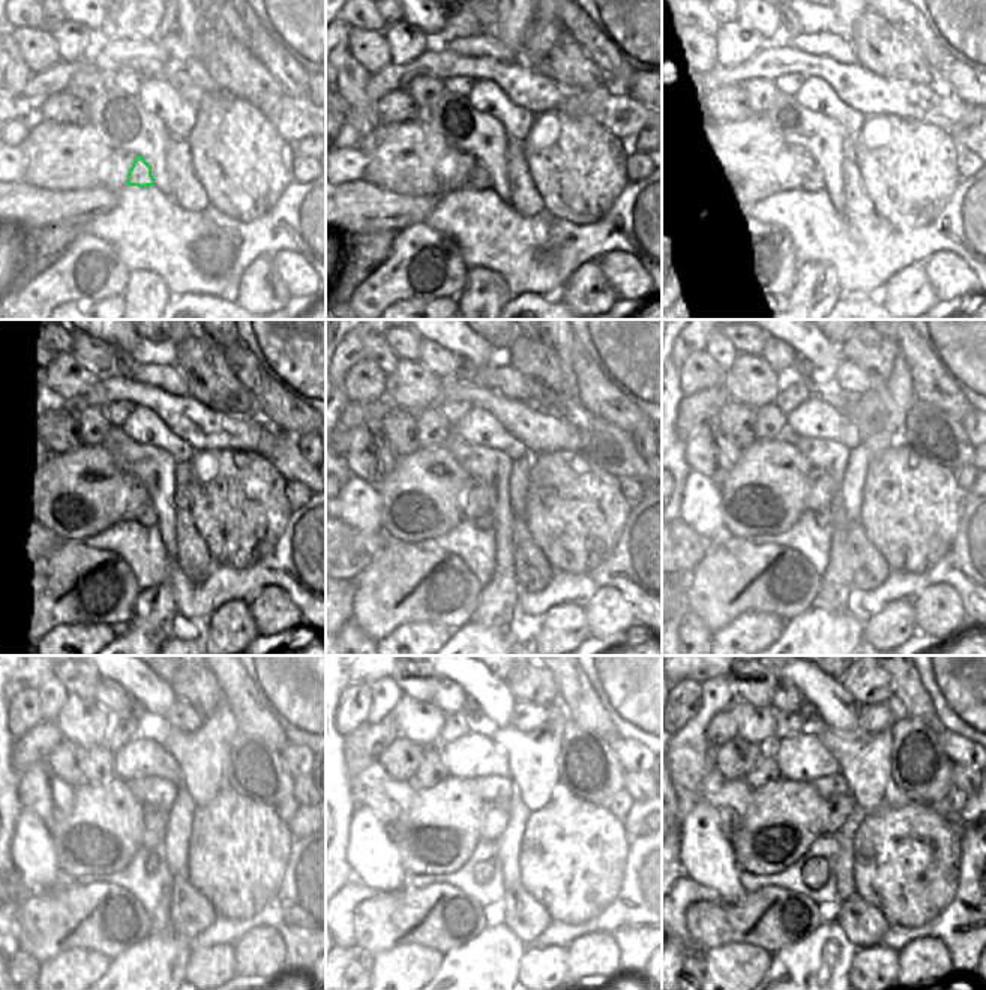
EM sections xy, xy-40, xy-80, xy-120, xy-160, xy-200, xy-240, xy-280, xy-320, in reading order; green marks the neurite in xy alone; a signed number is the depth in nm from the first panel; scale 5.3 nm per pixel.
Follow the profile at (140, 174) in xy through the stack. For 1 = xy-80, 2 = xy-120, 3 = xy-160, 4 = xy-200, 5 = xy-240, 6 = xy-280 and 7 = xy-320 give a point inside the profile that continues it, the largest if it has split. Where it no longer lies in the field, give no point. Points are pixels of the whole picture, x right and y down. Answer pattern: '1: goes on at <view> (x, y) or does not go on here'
1: goes on at xy-80 (814, 182)
2: goes on at xy-120 (147, 516)
3: goes on at xy-160 (486, 519)
4: goes on at xy-200 (824, 518)
5: goes on at xy-240 (156, 852)
6: goes on at xy-280 (483, 870)
7: goes on at xy-320 (815, 875)

